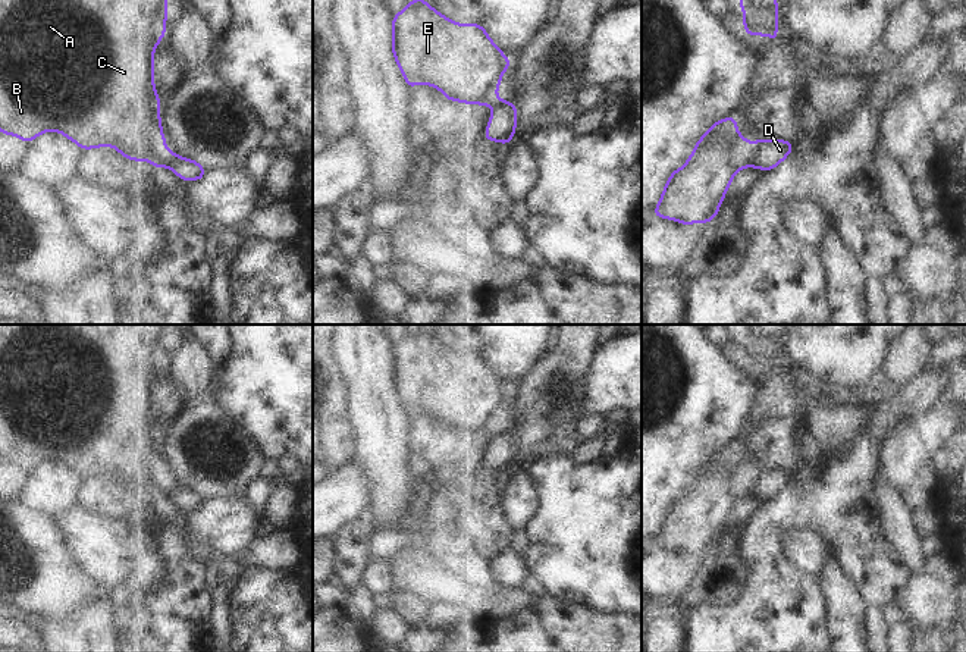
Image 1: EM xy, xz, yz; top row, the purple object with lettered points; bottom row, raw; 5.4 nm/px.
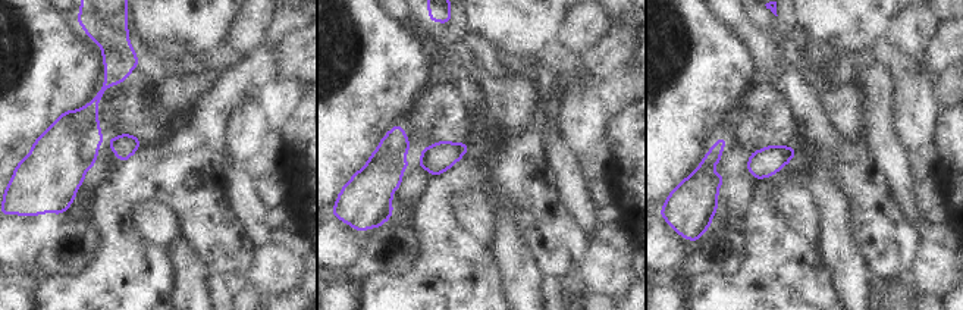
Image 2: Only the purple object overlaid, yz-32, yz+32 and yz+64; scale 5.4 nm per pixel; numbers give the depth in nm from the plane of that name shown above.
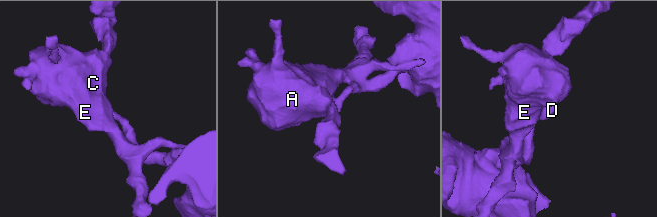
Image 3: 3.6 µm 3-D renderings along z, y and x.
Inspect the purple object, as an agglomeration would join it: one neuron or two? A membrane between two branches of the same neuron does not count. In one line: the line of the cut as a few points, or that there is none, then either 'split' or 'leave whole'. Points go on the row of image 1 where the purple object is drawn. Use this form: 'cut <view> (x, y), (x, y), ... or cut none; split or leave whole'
cut yz (752, 144), (746, 154), (746, 165); split

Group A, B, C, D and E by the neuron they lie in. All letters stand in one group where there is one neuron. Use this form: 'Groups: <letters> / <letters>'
Groups: A B C E / D

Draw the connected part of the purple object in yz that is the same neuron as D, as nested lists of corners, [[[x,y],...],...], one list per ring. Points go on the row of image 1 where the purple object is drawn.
[[[758,140],[755,141],[747,154],[747,166],[756,169],[762,167],[762,173],[778,166],[793,150],[793,144],[784,140]]]

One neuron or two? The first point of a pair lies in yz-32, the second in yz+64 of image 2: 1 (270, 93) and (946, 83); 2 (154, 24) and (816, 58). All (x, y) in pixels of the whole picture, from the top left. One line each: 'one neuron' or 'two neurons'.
1: one neuron
2: two neurons

